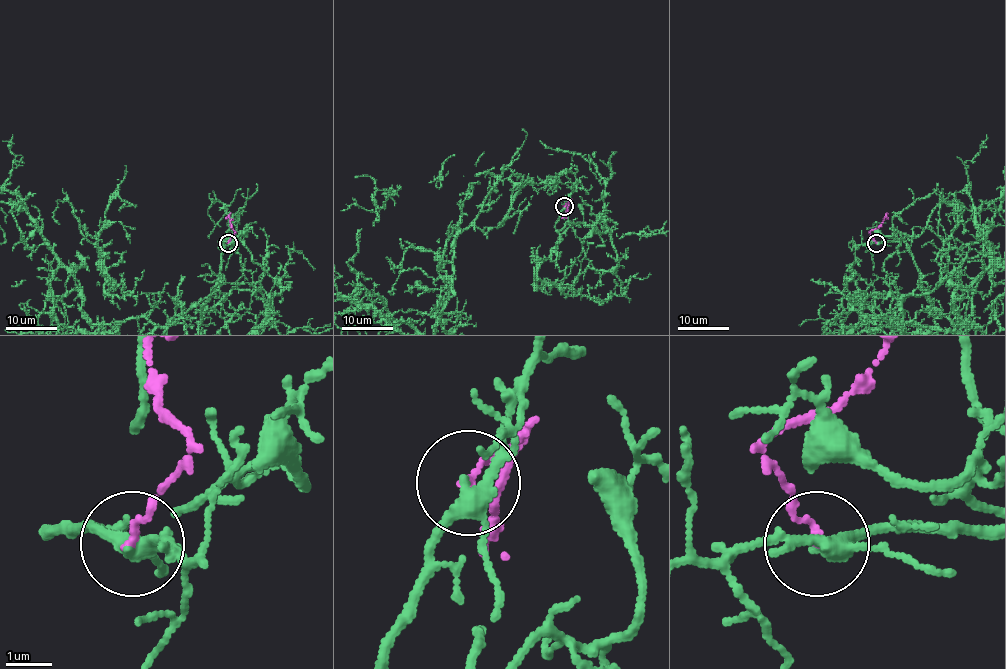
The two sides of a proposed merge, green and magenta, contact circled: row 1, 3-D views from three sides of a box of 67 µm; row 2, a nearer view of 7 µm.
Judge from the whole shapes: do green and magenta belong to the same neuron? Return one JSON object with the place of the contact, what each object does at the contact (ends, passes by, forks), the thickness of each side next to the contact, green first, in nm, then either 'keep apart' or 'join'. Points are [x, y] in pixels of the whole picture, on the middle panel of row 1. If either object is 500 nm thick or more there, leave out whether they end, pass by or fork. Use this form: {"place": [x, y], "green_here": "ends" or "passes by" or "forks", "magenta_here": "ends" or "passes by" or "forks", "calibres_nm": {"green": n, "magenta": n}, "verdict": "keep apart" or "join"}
{"place": [564, 206], "green_here": "forks", "magenta_here": "ends", "calibres_nm": {"green": 280, "magenta": 140}, "verdict": "keep apart"}

